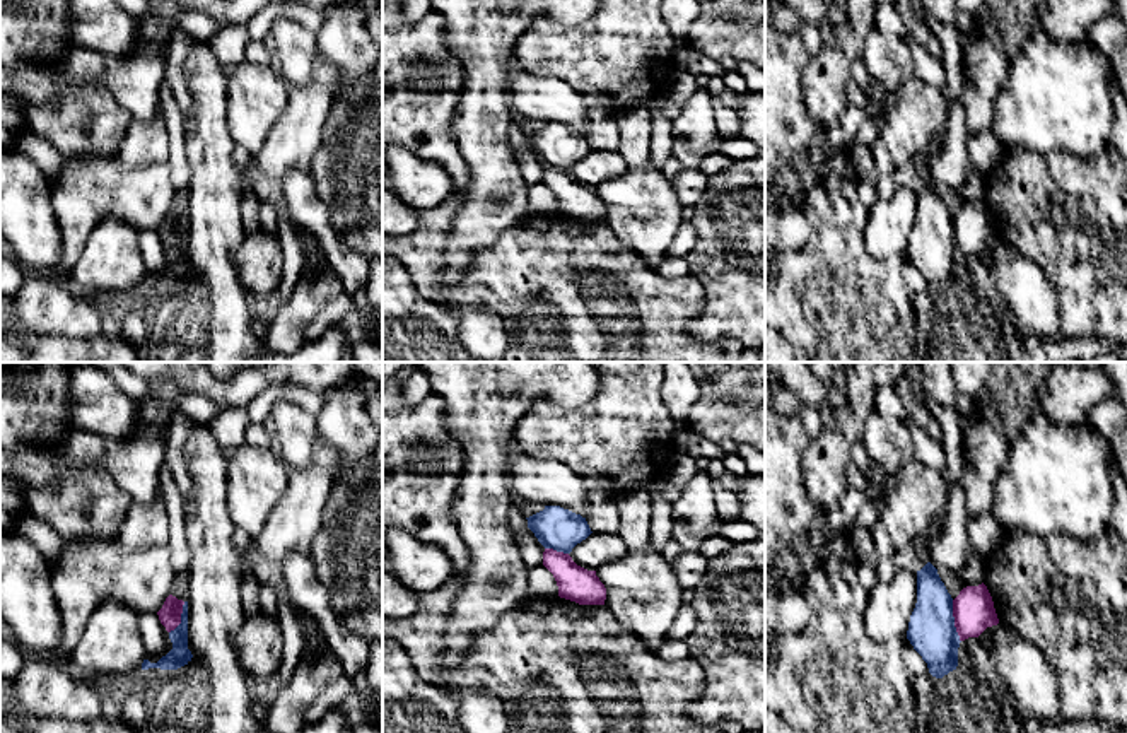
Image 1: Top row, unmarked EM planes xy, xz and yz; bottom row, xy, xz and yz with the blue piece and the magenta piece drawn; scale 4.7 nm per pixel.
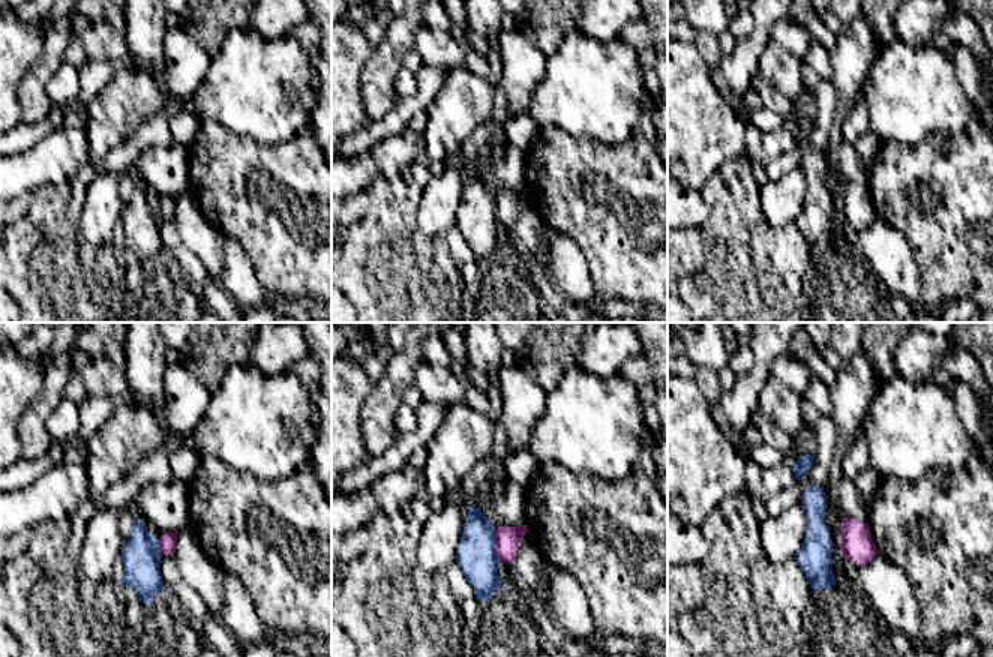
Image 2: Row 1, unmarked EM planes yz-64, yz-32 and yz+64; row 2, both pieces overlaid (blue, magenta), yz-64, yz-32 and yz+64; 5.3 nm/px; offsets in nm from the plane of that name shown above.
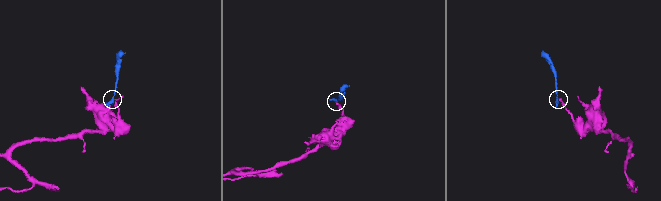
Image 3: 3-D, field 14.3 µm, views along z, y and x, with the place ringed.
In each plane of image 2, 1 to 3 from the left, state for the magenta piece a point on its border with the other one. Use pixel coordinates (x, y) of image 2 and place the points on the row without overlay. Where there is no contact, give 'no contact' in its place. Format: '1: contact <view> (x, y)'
1: contact yz-64 (158, 210)
2: contact yz-32 (495, 209)
3: no contact

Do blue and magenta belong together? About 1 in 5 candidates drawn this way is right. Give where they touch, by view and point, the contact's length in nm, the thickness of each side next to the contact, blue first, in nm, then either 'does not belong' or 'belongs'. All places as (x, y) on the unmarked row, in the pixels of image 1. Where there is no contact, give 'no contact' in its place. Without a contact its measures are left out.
yz (953, 238) | 200 nm | 220/190 nm | does not belong

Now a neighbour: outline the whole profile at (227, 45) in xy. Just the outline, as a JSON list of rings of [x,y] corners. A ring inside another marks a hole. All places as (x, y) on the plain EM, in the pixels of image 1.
[[[224,26],[205,43],[213,56],[224,65],[239,65],[246,62],[246,46],[251,41],[242,26]]]

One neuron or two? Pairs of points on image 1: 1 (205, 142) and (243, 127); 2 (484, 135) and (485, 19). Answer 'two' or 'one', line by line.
1: two
2: one

